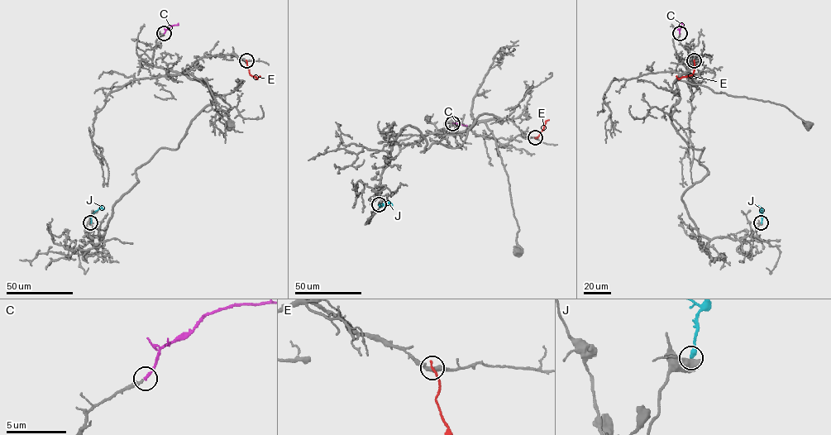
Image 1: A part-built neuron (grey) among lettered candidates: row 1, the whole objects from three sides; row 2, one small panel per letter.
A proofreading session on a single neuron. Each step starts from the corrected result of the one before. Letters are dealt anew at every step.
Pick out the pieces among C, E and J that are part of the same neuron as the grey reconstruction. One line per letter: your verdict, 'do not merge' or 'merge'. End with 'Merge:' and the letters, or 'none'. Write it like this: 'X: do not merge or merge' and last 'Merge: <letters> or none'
C: merge
E: do not merge
J: do not merge
Merge: C

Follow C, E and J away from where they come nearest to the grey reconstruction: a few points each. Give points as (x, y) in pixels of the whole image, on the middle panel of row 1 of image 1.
C: (452, 123), (466, 125)
E: (535, 137), (549, 120)
J: (379, 205), (389, 203), (391, 206)

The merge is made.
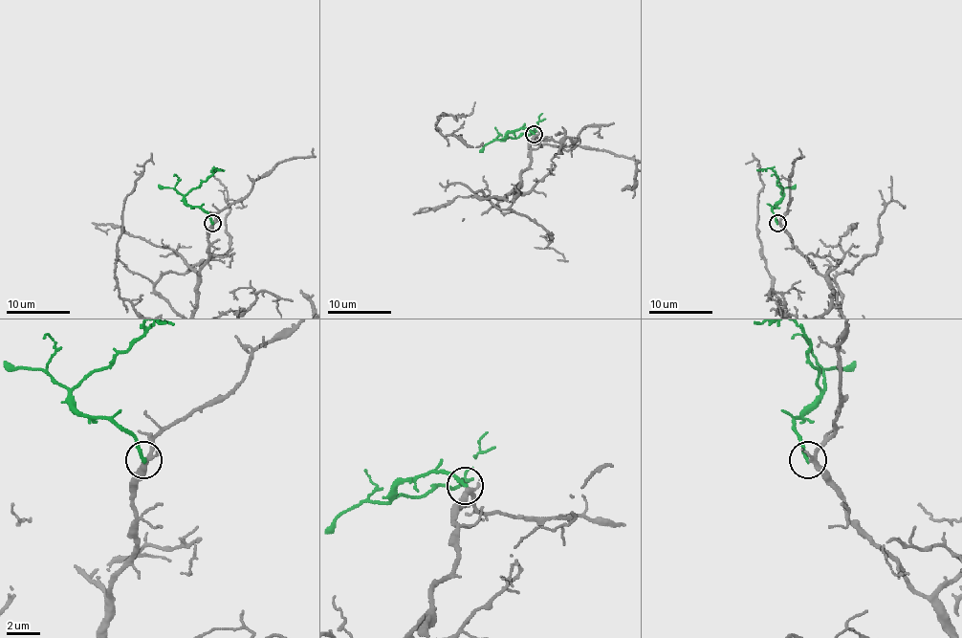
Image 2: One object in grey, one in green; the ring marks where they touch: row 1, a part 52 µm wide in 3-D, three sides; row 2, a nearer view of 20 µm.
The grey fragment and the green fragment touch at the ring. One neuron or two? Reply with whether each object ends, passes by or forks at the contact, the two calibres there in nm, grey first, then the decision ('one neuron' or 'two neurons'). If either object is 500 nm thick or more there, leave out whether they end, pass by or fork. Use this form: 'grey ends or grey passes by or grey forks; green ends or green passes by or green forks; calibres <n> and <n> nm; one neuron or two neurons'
grey passes by; green ends; calibres 300 and 240 nm; one neuron

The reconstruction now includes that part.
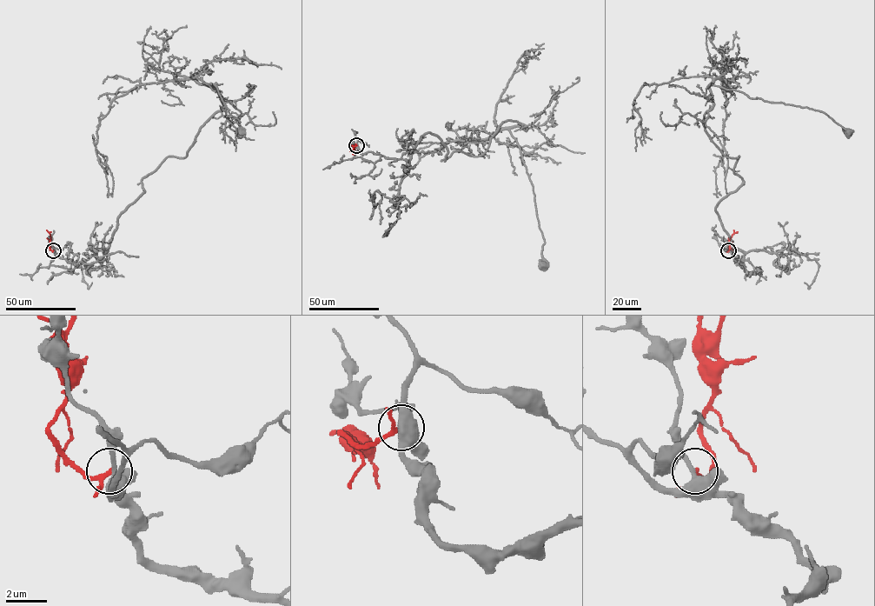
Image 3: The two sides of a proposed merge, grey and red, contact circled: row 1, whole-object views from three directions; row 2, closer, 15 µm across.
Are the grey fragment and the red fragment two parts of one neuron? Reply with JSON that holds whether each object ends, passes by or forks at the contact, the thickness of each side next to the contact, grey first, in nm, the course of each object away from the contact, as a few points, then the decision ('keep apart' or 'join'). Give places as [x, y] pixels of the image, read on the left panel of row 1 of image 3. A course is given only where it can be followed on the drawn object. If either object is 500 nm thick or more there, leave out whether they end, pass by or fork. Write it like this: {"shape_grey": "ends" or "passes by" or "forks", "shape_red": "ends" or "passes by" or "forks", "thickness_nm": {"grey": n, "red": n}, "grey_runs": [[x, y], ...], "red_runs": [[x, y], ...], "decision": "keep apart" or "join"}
{"thickness_nm": {"grey": 500, "red": 180}, "grey_runs": [[53, 250], [103, 260], [142, 180], [185, 157], [223, 109], [206, 85], [241, 112], [239, 130]], "red_runs": [[53, 250], [49, 247], [51, 231]], "decision": "keep apart"}

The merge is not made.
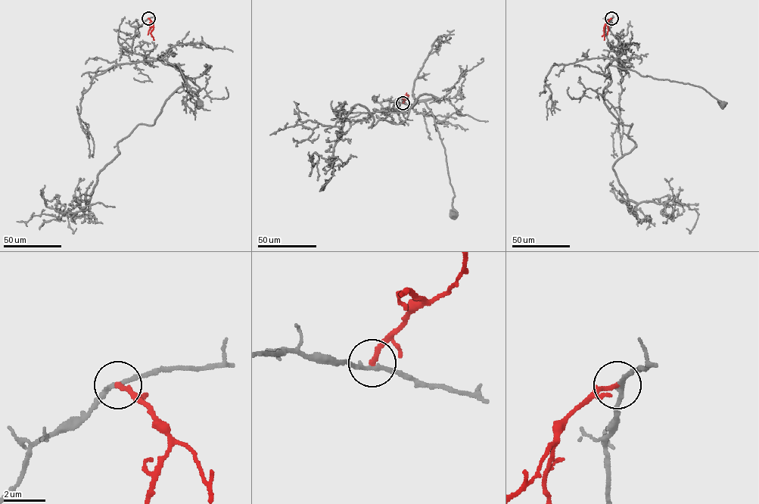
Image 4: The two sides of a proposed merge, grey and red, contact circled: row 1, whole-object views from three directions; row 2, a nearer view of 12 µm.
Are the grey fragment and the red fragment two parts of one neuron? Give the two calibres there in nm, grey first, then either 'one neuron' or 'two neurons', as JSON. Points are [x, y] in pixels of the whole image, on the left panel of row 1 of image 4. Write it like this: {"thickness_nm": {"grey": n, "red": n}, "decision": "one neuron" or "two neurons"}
{"thickness_nm": {"grey": 200, "red": 220}, "decision": "two neurons"}

